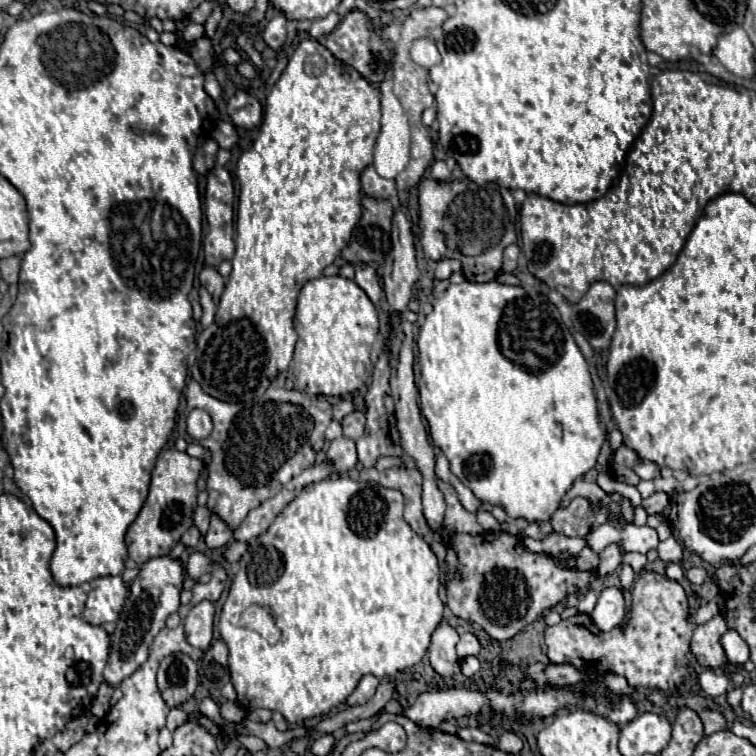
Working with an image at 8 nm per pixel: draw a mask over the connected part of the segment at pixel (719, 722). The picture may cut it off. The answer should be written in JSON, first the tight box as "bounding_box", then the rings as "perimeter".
{"bounding_box":[698,709,726,735],"perimeter":[[[704,709],[698,713],[700,719],[702,719],[702,725],[704,725],[704,735],[712,735],[716,731],[722,731],[726,727],[726,719],[718,713],[718,711],[712,711],[712,709]]]}

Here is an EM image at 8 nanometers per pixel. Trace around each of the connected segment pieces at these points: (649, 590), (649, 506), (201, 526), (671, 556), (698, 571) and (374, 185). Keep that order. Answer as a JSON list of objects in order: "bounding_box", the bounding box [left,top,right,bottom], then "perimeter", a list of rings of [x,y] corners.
[{"bounding_box":[544,571,694,691],"perimeter":[[[642,571],[634,581],[630,619],[626,625],[600,633],[594,629],[588,615],[578,613],[548,627],[544,637],[550,663],[572,663],[580,671],[622,675],[632,687],[668,691],[688,679],[688,671],[680,669],[684,663],[688,665],[688,639],[692,631],[694,625],[688,621],[688,599],[680,583],[656,571]]]},{"bounding_box":[642,493,670,515],"perimeter":[[[654,493],[650,495],[648,499],[642,501],[642,507],[646,509],[648,515],[658,515],[658,513],[664,513],[666,507],[670,505],[670,497],[666,493]]]},{"bounding_box":[194,507,210,535],"perimeter":[[[198,507],[196,513],[194,513],[194,525],[198,527],[200,535],[206,535],[206,531],[208,531],[208,521],[210,521],[210,511],[208,511],[208,507]]]},{"bounding_box":[658,537,682,563],"perimeter":[[[674,537],[662,541],[658,545],[658,553],[664,563],[680,563],[680,559],[682,559],[682,547]]]},{"bounding_box":[686,567,706,587],"perimeter":[[[692,567],[692,569],[688,569],[686,571],[686,577],[688,577],[688,581],[692,583],[692,585],[696,585],[696,587],[700,587],[702,583],[704,583],[704,579],[706,579],[706,569],[702,569],[702,567]]]},{"bounding_box":[360,165,396,199],"perimeter":[[[368,165],[362,171],[360,181],[362,181],[364,193],[374,197],[374,199],[392,199],[396,195],[396,183],[390,181],[390,179],[380,177],[372,165]]]}]

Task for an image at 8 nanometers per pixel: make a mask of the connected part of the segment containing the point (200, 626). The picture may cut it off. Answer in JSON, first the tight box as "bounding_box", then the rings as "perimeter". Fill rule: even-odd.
{"bounding_box":[184,601,214,651],"perimeter":[[[208,601],[194,605],[188,617],[184,619],[186,641],[192,647],[206,651],[212,643],[212,627],[214,627],[214,605]]]}

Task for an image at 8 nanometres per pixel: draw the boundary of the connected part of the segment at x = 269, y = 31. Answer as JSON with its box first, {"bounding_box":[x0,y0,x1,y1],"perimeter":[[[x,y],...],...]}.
{"bounding_box":[264,11,288,49],"perimeter":[[[276,11],[264,29],[266,45],[272,49],[280,49],[286,41],[286,27],[288,27],[288,19],[284,17],[282,11]]]}

